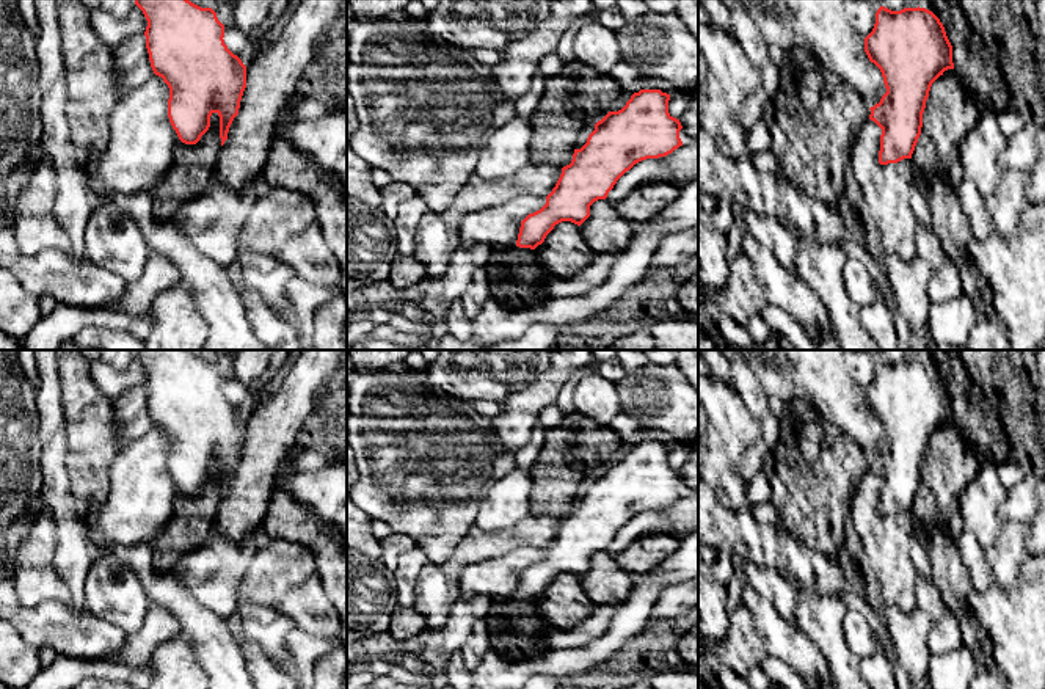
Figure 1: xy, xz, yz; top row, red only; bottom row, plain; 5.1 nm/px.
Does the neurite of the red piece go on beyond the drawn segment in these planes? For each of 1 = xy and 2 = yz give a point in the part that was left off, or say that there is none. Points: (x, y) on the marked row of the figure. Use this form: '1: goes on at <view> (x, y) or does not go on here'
1: does not go on here
2: does not go on here

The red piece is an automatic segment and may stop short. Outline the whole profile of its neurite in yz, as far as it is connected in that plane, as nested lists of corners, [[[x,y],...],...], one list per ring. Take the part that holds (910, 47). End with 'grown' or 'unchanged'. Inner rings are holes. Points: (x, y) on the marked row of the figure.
[[[880,6],[872,31],[865,38],[865,52],[883,77],[887,93],[871,107],[869,119],[880,129],[879,163],[898,163],[912,159],[923,127],[923,113],[932,83],[945,71],[954,69],[952,46],[940,19],[926,8],[891,11]]]; unchanged

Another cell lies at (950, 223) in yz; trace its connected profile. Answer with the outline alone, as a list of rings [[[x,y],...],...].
[[[932,177],[927,188],[932,226],[945,256],[957,267],[963,293],[971,300],[979,315],[989,311],[990,290],[978,265],[968,253],[974,237],[962,210],[954,187],[943,177]]]

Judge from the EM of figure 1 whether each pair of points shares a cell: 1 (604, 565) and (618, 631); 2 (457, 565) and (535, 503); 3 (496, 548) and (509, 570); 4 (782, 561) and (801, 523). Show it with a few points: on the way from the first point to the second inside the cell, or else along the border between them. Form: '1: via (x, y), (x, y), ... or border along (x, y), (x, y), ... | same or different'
1: border along (633, 590), (618, 605) | different
2: border along (542, 512), (531, 515) | different
3: border along (537, 546), (517, 546), (504, 554), (466, 565) | different
4: border along (780, 521), (793, 537), (826, 554) | different

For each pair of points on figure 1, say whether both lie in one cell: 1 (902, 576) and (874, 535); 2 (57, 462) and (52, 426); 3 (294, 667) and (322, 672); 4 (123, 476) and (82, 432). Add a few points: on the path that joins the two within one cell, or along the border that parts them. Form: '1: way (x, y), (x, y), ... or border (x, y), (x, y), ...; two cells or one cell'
1: way (893, 567), (887, 561), (884, 545); one cell
2: way (54, 452), (54, 435); one cell
3: border (330, 650), (316, 661), (313, 672); two cells
4: border (121, 449), (110, 465), (107, 485); two cells

